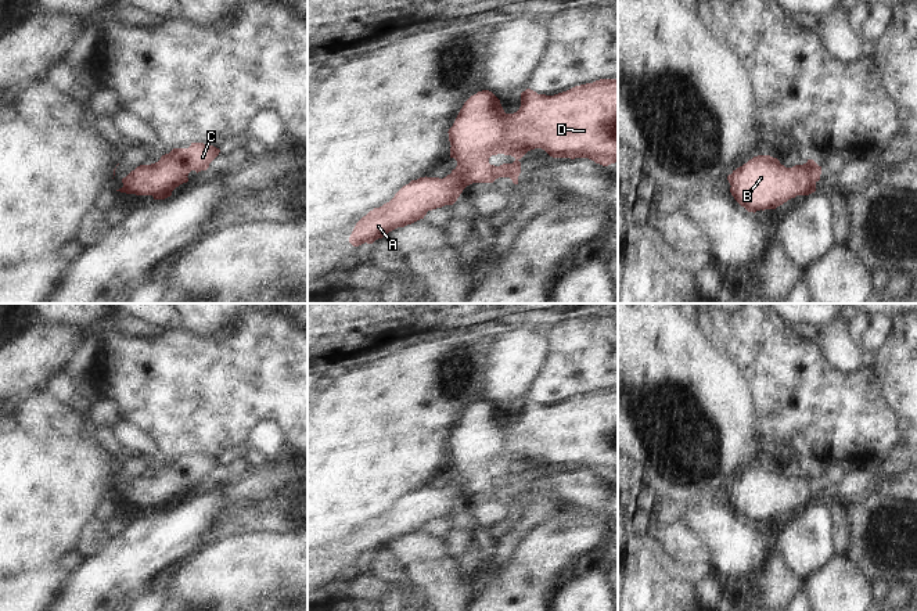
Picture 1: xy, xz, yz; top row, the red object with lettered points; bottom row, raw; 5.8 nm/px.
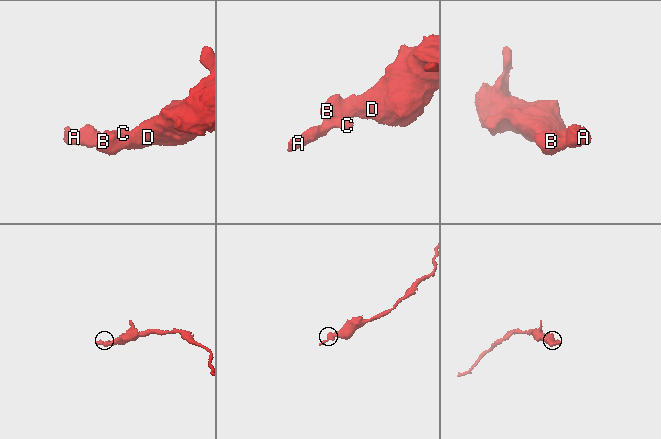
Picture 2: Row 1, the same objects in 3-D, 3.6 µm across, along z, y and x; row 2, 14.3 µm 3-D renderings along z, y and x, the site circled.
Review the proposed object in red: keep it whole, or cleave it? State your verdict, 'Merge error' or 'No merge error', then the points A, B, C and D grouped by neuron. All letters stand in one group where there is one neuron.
No merge error. Groups: A B C D

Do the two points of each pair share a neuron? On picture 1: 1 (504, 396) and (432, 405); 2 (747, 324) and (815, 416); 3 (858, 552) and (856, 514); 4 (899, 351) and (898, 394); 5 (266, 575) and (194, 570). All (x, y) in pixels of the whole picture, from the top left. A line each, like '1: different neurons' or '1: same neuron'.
1: different neurons
2: same neuron
3: same neuron
4: same neuron
5: same neuron

